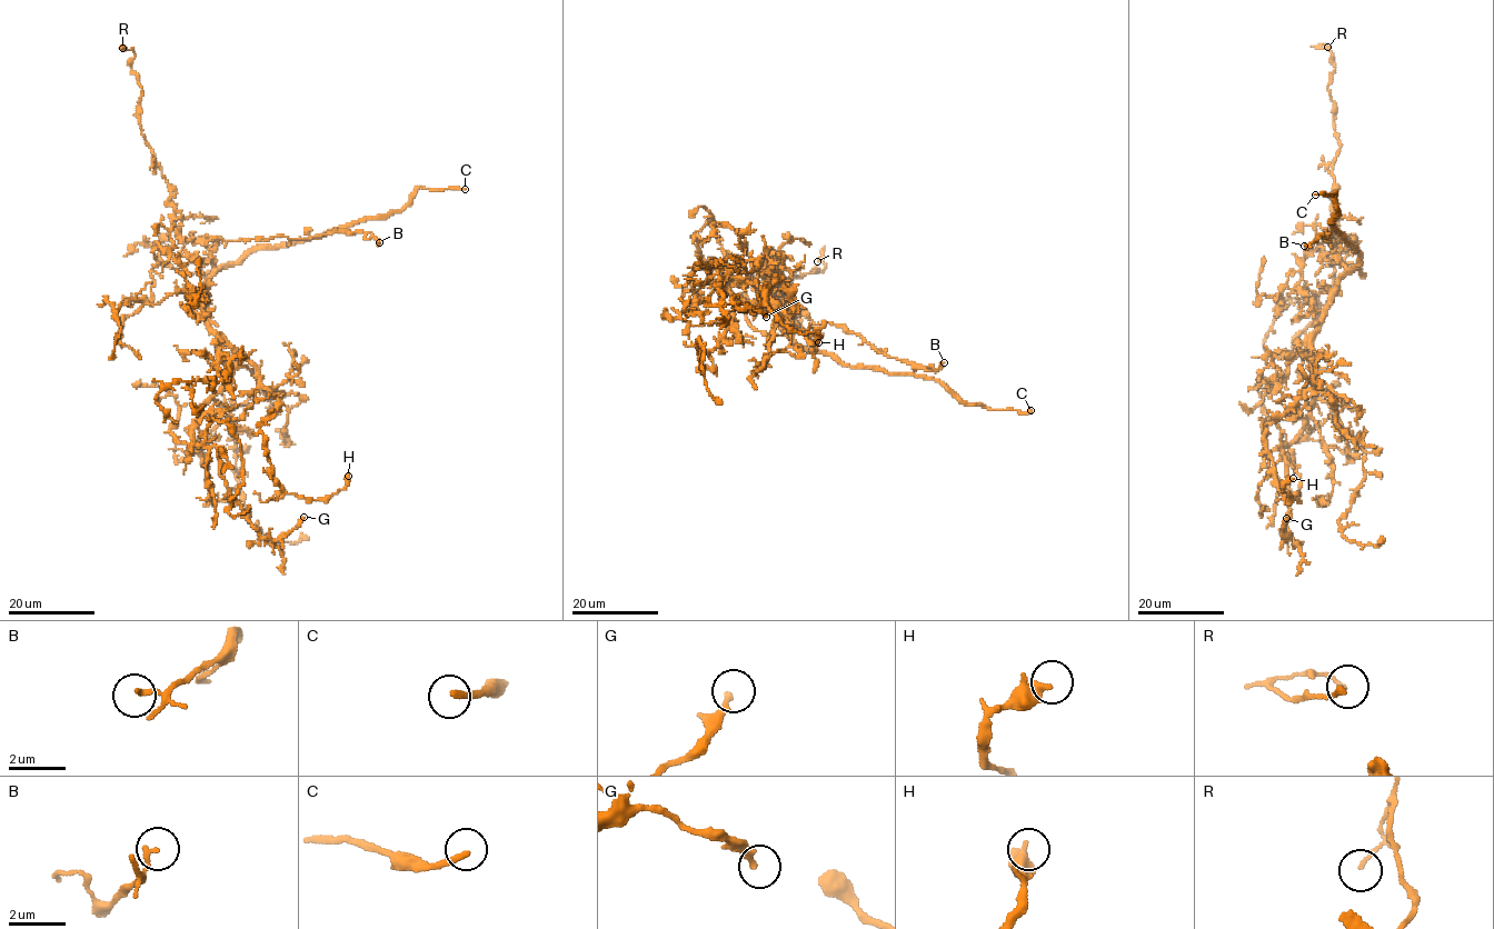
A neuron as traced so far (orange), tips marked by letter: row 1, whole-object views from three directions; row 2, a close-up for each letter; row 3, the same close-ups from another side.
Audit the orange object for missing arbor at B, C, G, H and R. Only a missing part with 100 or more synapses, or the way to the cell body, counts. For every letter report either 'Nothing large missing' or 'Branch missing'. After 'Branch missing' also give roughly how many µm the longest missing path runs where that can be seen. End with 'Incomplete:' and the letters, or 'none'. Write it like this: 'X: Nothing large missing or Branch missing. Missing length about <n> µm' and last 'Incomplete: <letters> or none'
B: Nothing large missing
C: Branch missing. Missing length about 350 µm
G: Nothing large missing
H: Nothing large missing
R: Nothing large missing
Incomplete: C

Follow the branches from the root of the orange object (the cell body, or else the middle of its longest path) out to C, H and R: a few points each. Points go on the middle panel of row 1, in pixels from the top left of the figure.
C: (766, 301), (776, 313), (783, 331), (806, 349), (830, 353), (845, 365), (932, 378), (964, 403), (1031, 410)
H: (766, 301), (793, 313), (780, 277), (766, 305), (818, 342)
R: (766, 301), (784, 325), (792, 316), (774, 296), (790, 291), (795, 276), (823, 271), (823, 252), (817, 261)

